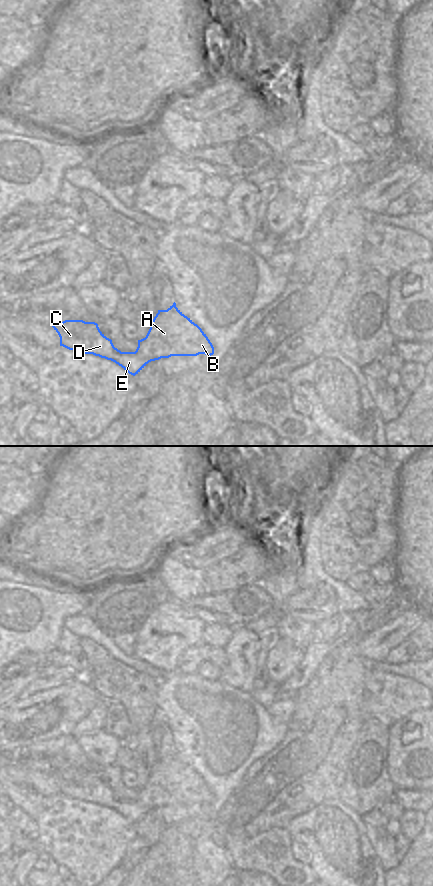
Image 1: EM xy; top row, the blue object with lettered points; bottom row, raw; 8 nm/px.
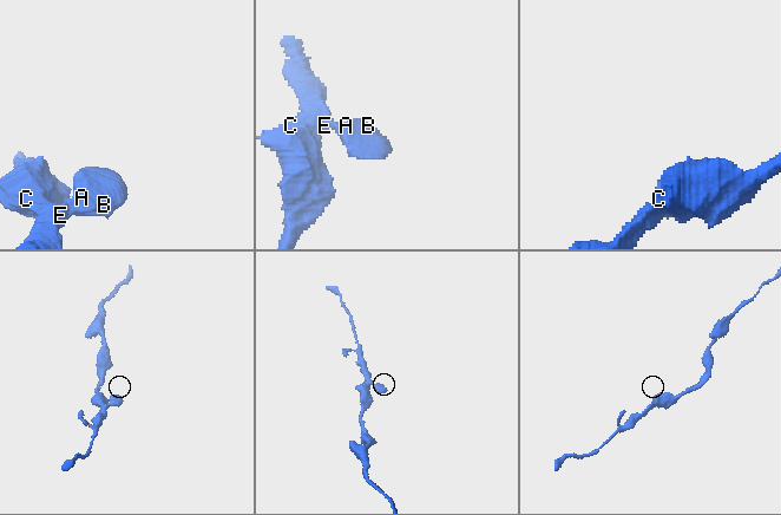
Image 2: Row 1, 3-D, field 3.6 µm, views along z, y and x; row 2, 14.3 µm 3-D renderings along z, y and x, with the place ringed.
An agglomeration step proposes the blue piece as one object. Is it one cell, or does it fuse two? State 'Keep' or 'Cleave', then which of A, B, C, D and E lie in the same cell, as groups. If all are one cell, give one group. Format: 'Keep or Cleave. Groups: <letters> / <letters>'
Keep. Groups: A B C D E.

